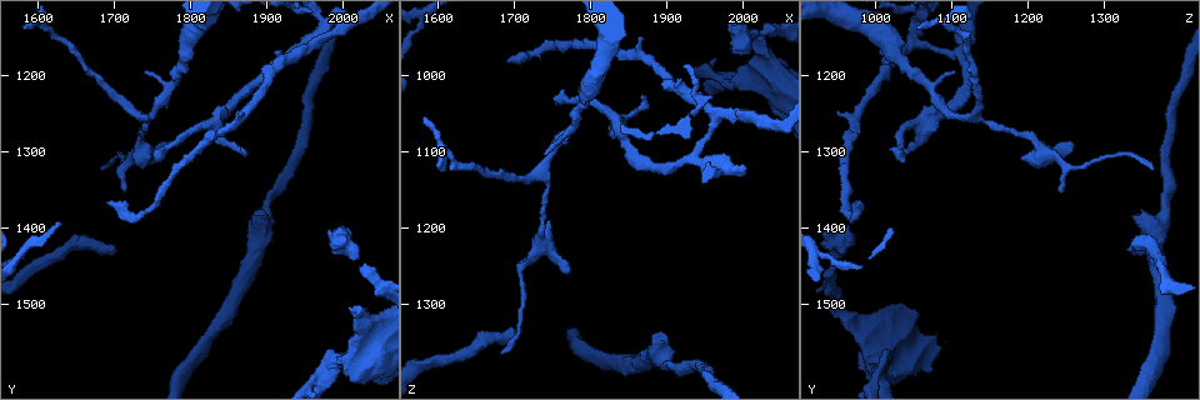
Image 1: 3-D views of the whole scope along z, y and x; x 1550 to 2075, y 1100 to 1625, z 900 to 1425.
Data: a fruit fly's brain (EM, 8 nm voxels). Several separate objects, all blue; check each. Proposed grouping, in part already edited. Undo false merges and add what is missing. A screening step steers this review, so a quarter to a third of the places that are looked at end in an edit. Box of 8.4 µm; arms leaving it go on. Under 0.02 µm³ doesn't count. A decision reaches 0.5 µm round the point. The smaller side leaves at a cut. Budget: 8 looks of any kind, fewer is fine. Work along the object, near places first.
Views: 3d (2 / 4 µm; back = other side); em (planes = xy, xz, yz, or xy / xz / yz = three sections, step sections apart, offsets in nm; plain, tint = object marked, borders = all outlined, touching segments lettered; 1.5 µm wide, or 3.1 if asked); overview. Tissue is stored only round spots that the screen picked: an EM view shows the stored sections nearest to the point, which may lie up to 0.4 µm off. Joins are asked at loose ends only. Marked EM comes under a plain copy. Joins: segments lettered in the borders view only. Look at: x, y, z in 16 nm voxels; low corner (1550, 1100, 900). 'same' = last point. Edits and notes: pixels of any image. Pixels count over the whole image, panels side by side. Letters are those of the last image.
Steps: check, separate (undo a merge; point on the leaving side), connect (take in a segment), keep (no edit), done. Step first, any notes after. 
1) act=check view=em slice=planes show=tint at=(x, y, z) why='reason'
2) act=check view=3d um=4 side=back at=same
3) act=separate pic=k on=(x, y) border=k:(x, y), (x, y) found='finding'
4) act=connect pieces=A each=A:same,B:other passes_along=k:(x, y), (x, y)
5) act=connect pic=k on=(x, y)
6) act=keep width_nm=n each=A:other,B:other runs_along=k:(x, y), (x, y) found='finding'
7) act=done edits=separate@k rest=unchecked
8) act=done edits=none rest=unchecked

act=check view=em slice=xy step=4 show=tint at=(1975, 1135, 1125) why='abrupt turn'

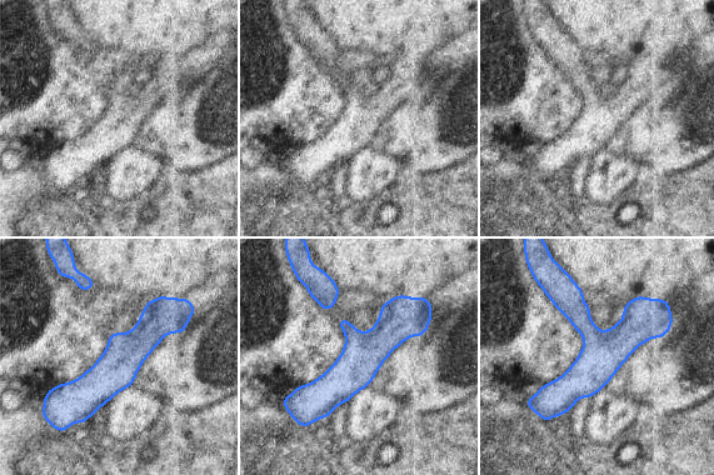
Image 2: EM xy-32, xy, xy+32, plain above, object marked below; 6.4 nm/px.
act=check view=em slice=planes show=borders at=same why='another direction'

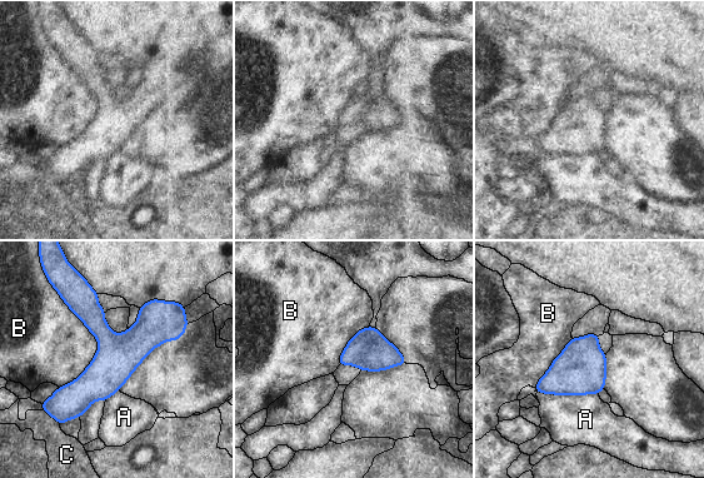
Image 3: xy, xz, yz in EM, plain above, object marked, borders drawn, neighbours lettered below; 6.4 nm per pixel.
act=keep width_nm=260 longest_contact=B:600nm each=A:other,B:other,C:other found='one cell here'

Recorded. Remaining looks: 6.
act=check view=3d um=2 at=(1740, 1275, 1170) why='narrows sharply'

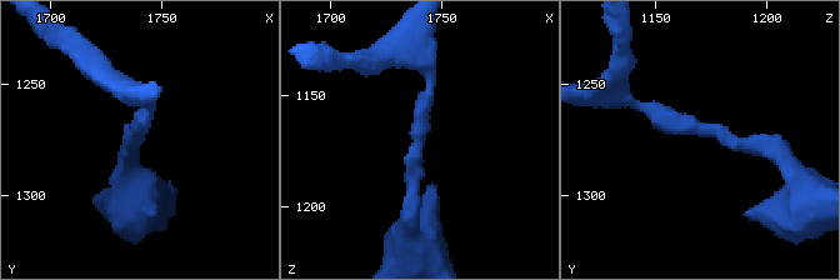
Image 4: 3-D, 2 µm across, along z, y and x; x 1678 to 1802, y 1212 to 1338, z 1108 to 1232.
act=check view=em slice=yz step=8 show=tint at=(1740, 1270, 1175) arm_widths_nm=180,190 why='shape alone is not enough'

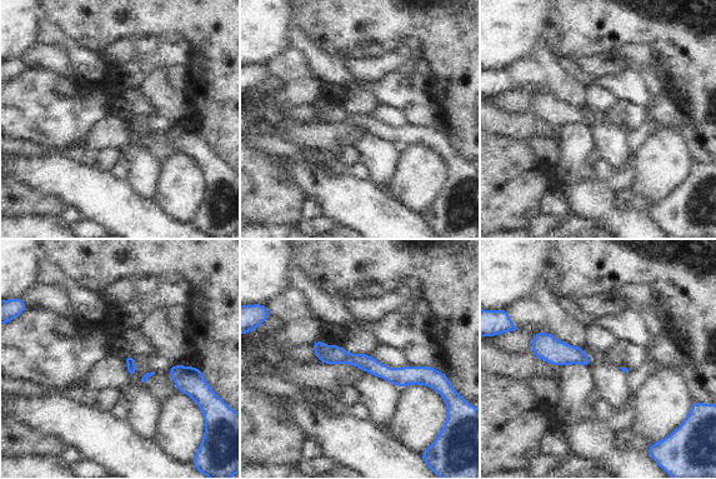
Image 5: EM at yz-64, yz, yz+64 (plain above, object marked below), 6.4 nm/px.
act=check view=em slice=planes show=borders at=same why='another direction'

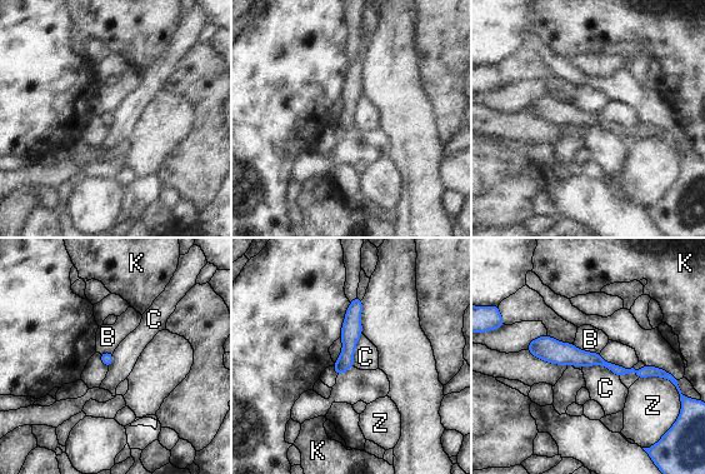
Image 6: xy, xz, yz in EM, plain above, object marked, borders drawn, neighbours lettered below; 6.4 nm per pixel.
act=keep each=B:other,C:other,K:other,Z:other found='all the same cell'

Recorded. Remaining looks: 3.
act=check view=em slice=xy step=8 show=borders at=(1700, 1425, 1335)

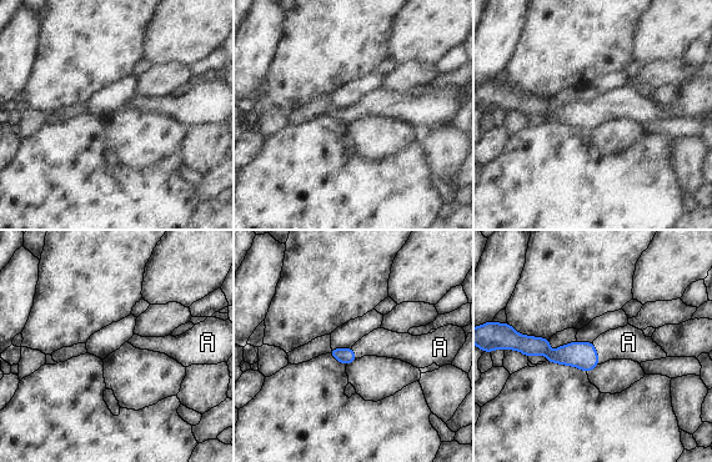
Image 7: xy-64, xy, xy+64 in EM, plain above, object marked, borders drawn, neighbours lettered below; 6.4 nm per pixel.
act=check view=em slice=planes show=borders at=same

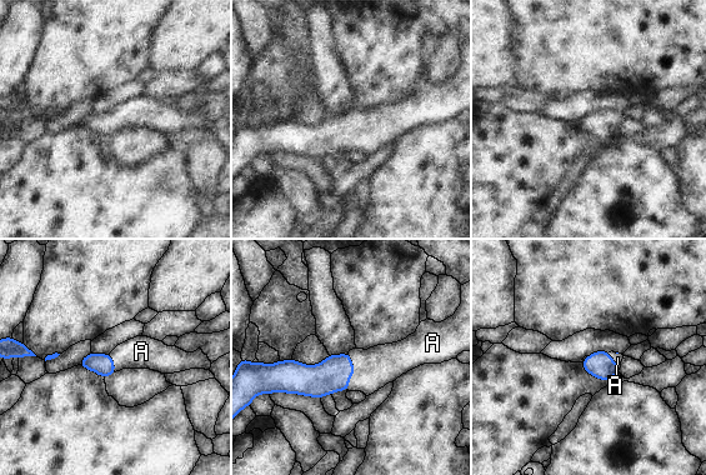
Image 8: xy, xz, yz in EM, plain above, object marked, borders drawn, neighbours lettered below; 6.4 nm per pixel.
act=connect pic=8 on=(374, 368) longest_contact=A:240nm each=A:same passes_along=8:(330, 375), (354, 373), (374, 368) found='the cell continues'

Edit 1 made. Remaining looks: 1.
act=done edits=connect@8 rest=unchecked

